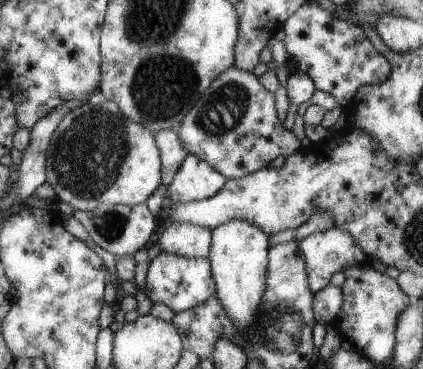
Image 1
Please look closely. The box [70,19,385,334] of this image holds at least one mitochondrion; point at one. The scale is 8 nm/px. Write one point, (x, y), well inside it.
(229, 104)

